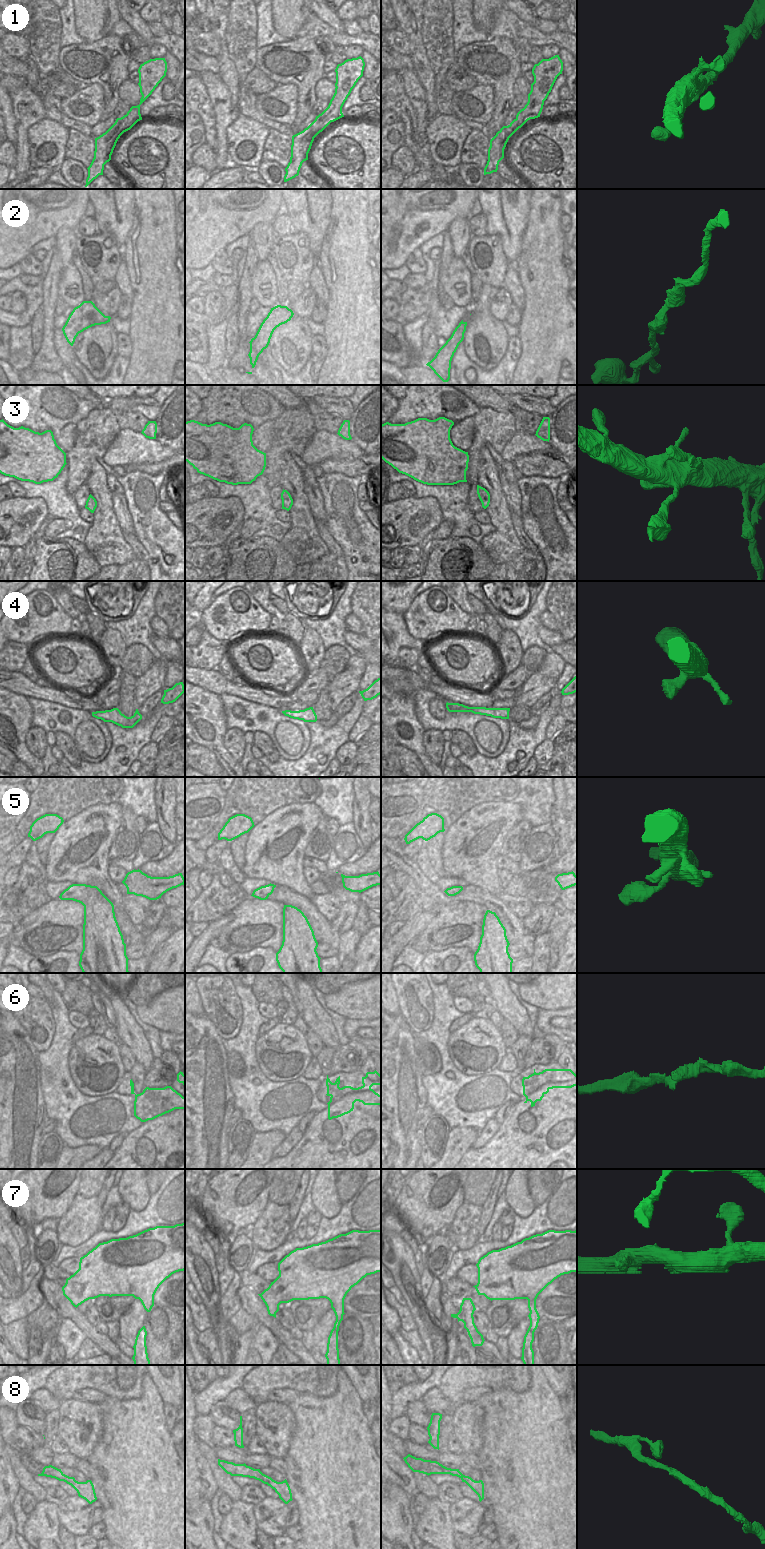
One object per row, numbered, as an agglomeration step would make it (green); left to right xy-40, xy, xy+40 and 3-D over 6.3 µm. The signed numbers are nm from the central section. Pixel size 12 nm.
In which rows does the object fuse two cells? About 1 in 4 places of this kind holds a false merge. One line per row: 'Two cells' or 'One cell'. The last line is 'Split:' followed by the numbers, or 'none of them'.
1: One cell
2: One cell
3: One cell
4: One cell
5: One cell
6: One cell
7: Two cells
8: One cell
Split: 7

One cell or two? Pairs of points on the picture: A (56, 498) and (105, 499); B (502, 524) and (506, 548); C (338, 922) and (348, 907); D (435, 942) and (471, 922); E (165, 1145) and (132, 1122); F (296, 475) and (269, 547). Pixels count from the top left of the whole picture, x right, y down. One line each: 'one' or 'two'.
A: two
B: one
C: one
D: one
E: two
F: two

